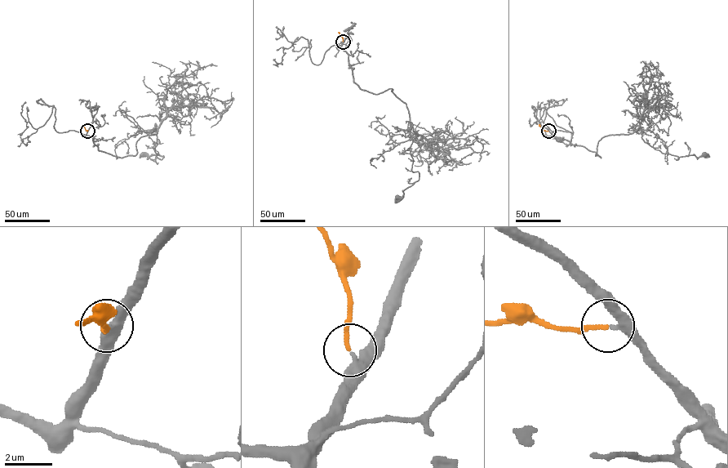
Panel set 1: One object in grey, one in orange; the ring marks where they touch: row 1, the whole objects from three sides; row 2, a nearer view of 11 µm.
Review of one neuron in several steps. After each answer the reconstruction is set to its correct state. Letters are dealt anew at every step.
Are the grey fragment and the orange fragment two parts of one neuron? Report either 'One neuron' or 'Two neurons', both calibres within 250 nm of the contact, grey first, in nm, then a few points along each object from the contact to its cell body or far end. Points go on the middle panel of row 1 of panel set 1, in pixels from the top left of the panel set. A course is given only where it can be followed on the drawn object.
One neuron. Thickness 320 nm (grey) against 170 nm. Course of grey: (343, 42), (361, 89), (378, 94), (391, 88), (406, 104), (414, 132), (411, 170), (419, 180), (397, 197). Course of orange: (343, 42), (339, 32)

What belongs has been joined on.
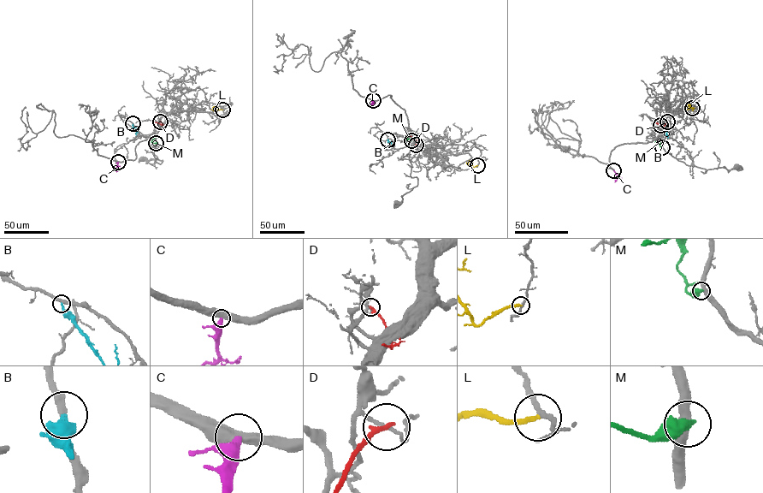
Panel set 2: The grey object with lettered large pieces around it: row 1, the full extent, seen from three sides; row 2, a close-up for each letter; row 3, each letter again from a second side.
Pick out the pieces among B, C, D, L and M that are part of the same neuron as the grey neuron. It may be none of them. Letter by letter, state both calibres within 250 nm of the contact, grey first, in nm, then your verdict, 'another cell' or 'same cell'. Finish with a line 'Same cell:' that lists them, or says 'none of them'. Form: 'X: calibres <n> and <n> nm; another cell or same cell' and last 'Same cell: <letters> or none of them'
B: calibres 280 and 240 nm; another cell
C: calibres 500 and 280 nm; another cell
D: calibres 100 and 220 nm; another cell
L: calibres 190 and 240 nm; another cell
M: calibres 400 and 550 nm; another cell
Same cell: none of them

